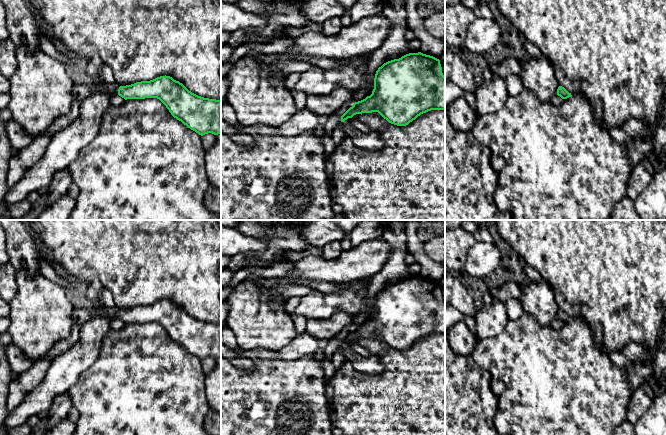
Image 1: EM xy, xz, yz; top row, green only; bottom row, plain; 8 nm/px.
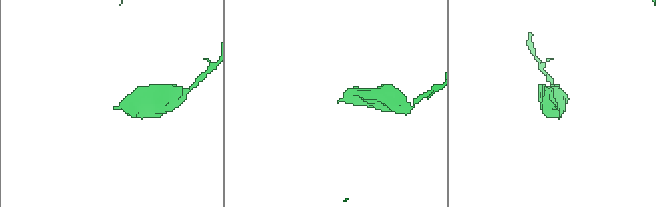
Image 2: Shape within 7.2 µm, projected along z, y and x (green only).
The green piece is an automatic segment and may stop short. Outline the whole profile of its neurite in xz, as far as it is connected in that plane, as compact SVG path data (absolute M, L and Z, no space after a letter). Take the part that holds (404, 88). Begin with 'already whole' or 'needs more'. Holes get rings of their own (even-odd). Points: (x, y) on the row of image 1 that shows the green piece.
already whole | M421 52L409 53L378 68L372 94L355 102L341 122L356 114L378 112L389 123L406 126L431 110L445 111L440 60Z

